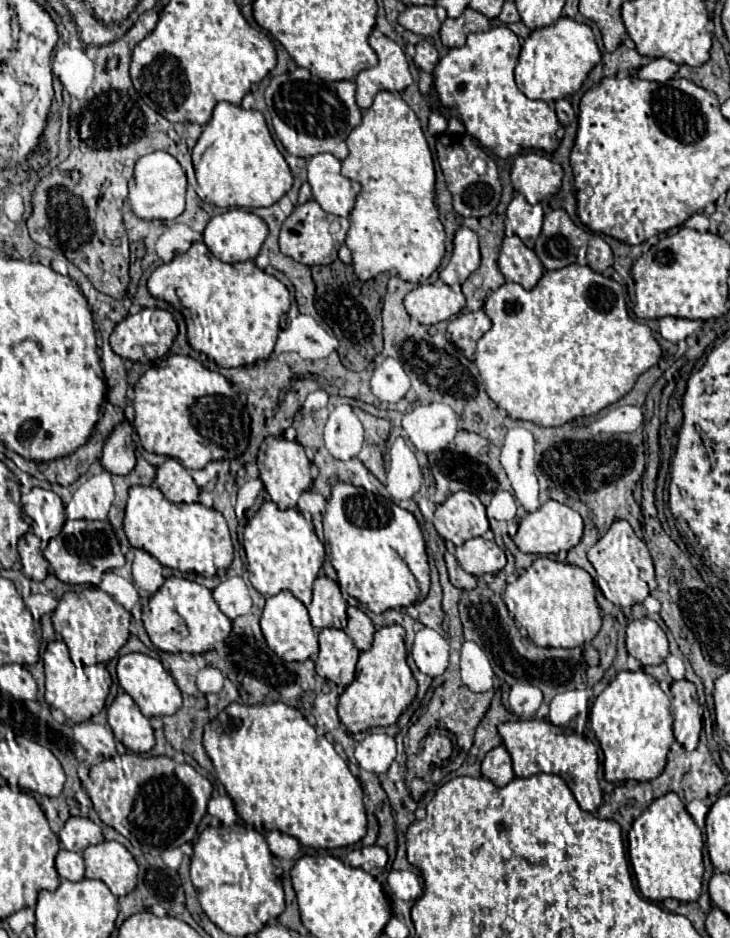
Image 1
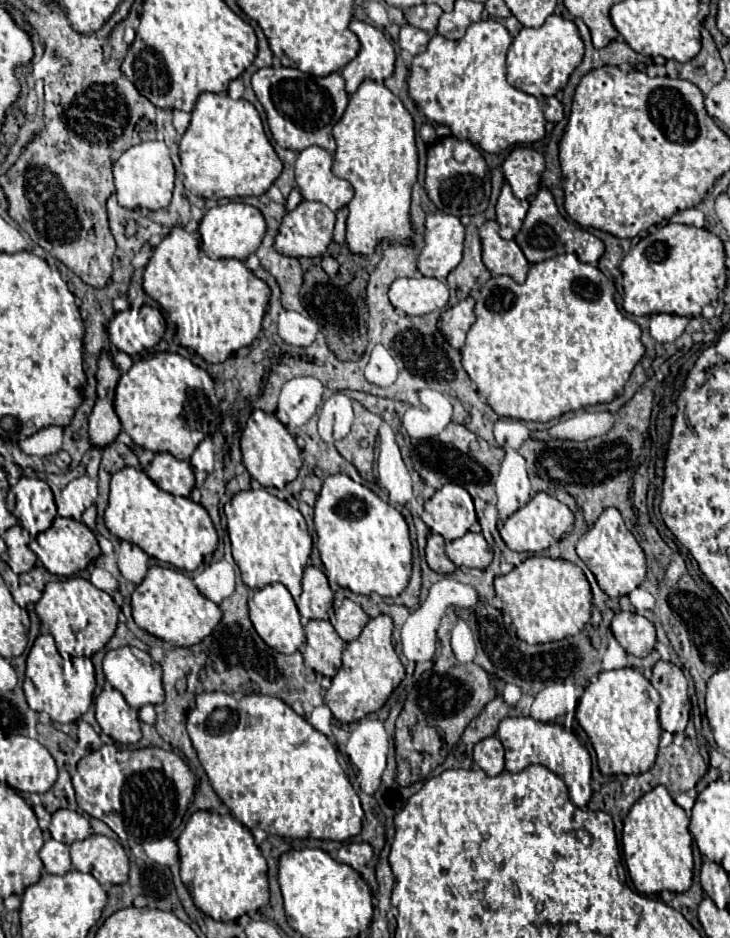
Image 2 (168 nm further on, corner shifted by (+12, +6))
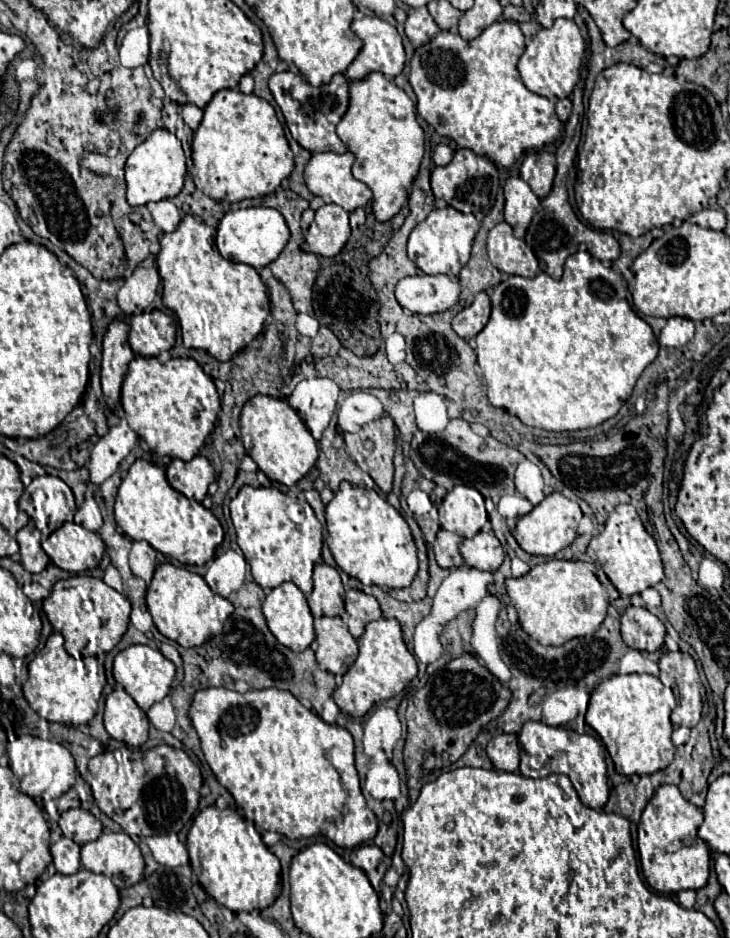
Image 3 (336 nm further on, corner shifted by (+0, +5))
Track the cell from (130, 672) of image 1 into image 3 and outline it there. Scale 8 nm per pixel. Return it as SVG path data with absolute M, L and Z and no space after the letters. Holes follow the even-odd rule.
M130 645L128 649L120 651L114 657L116 683L120 683L132 695L132 699L138 703L138 707L144 711L148 711L154 703L162 701L170 693L174 675L176 675L174 663L168 661L158 649L152 649L148 645Z

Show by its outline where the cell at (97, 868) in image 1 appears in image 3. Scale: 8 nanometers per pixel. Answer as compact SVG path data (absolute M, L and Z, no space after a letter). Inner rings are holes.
M104 831L96 841L82 845L82 865L110 877L118 889L136 885L144 875L140 847L126 833Z

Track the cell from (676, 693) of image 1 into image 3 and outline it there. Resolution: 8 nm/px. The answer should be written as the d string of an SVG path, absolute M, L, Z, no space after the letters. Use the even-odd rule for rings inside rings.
M664 653L658 665L660 681L664 685L668 681L676 697L676 709L672 711L674 727L696 727L702 711L702 683L694 659L688 653Z

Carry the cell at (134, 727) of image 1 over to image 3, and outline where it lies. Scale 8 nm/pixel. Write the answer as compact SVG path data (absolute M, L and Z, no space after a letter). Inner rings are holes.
M118 685L106 697L104 709L104 727L116 741L124 741L126 745L140 747L148 739L148 717L136 705L136 701Z

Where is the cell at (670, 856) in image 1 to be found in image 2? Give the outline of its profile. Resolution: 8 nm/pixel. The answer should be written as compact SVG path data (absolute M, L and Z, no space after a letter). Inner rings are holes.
M656 786L644 794L630 810L622 830L622 850L628 874L640 894L658 894L670 890L674 894L686 892L692 886L692 836L688 832L690 818L670 798L664 786Z

